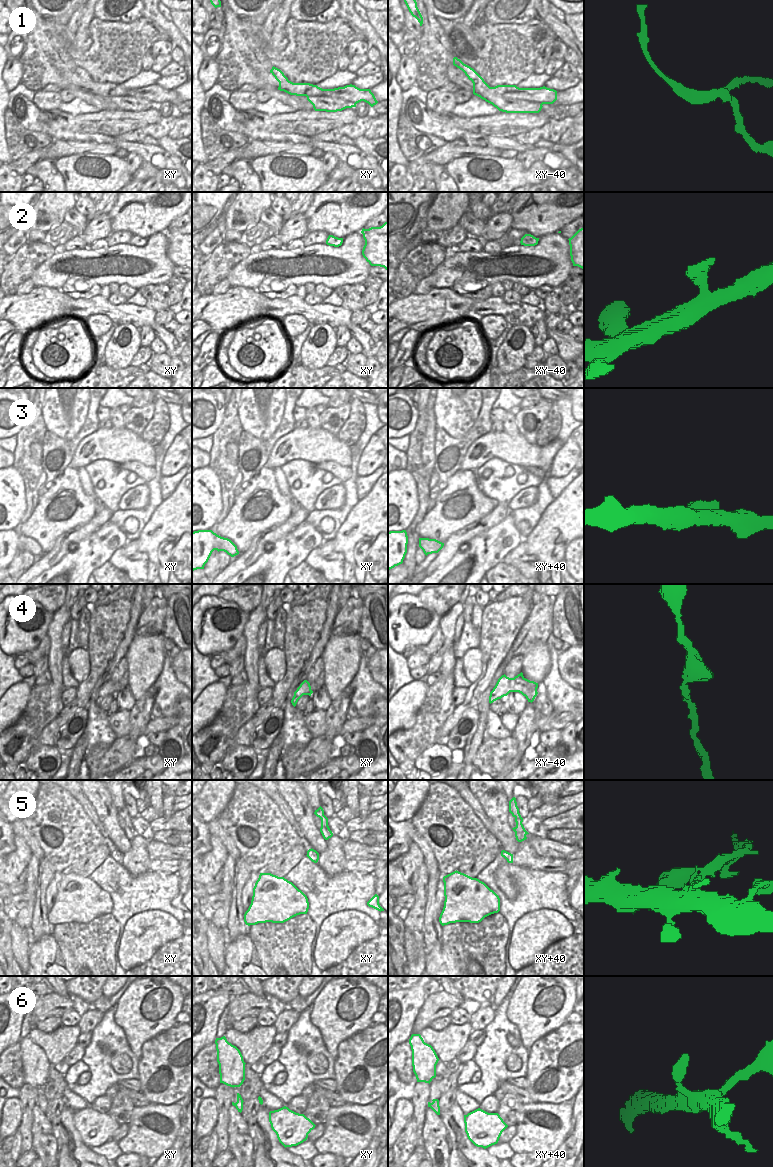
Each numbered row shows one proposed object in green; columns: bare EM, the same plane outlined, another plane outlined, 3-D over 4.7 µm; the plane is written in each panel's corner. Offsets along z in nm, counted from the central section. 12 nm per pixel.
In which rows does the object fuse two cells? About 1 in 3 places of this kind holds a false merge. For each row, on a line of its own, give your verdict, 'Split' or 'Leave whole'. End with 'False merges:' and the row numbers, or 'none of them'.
1: Split
2: Leave whole
3: Leave whole
4: Leave whole
5: Split
6: Leave whole
False merges: 1, 5

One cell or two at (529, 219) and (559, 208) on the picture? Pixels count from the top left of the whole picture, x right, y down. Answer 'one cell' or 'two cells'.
one cell

